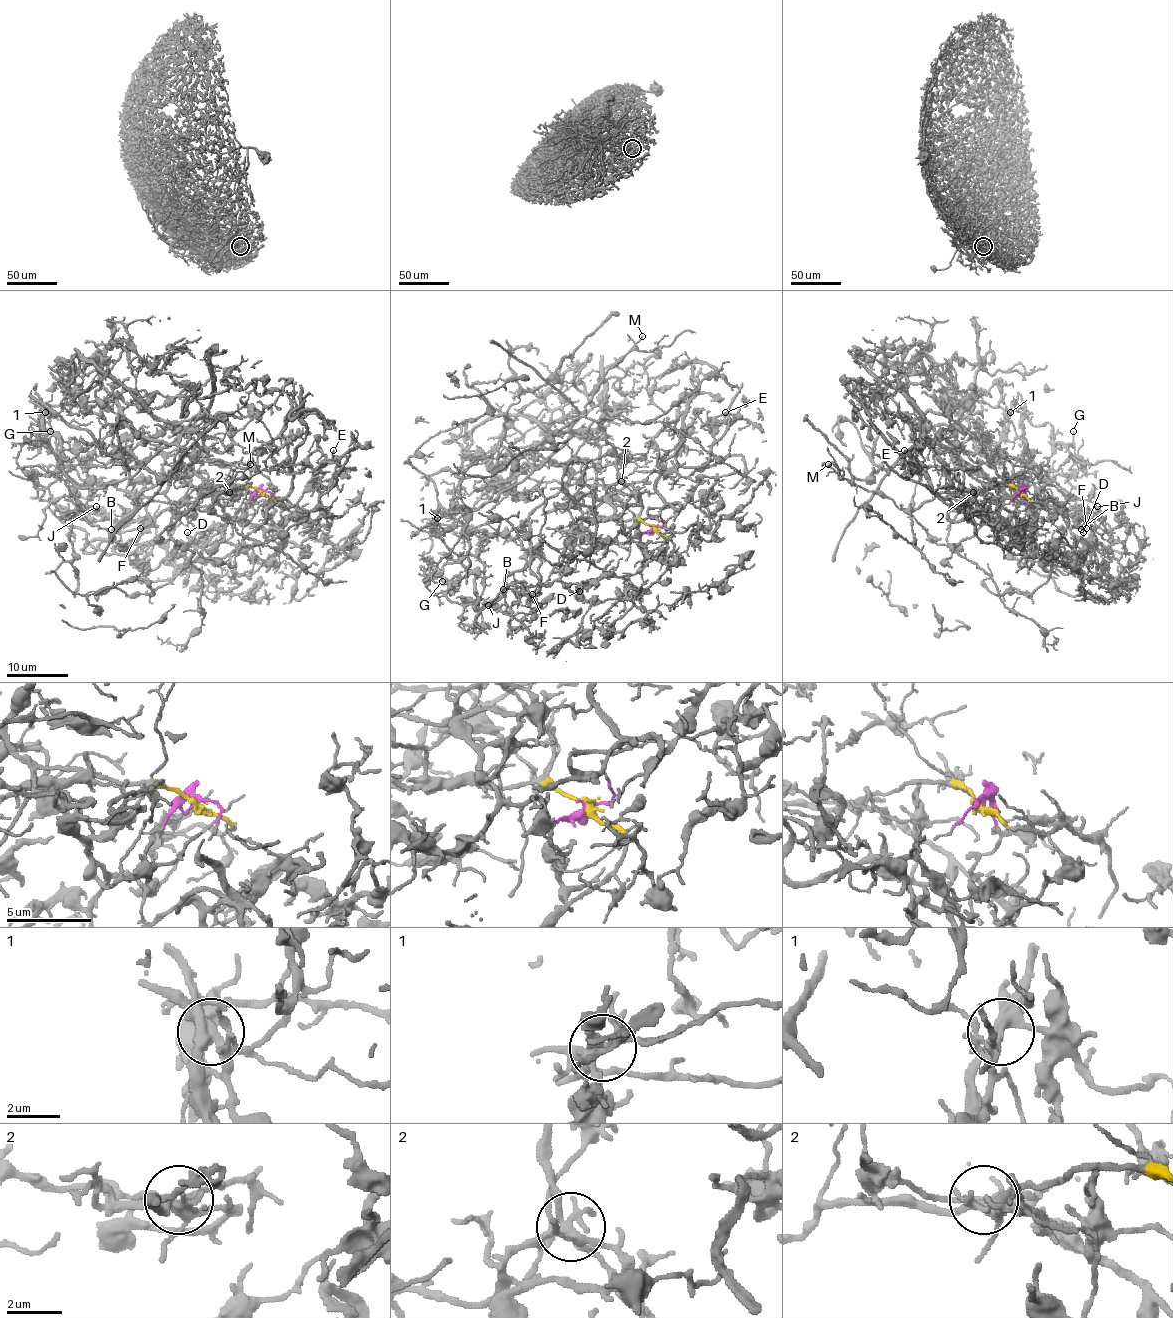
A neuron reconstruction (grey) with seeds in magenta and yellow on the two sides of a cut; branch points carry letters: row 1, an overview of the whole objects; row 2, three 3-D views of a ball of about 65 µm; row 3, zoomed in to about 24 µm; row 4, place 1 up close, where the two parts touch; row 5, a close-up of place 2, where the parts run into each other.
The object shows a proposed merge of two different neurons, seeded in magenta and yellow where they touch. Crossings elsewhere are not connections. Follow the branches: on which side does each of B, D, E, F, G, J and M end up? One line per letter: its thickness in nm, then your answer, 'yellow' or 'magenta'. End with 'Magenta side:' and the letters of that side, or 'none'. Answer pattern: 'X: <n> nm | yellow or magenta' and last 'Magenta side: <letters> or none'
B: 90 nm | magenta
D: 240 nm | magenta
E: 140 nm | magenta
F: 110 nm | magenta
G: 140 nm | magenta
J: 220 nm | magenta
M: 110 nm | yellow
Magenta side: B, D, E, F, G, J

